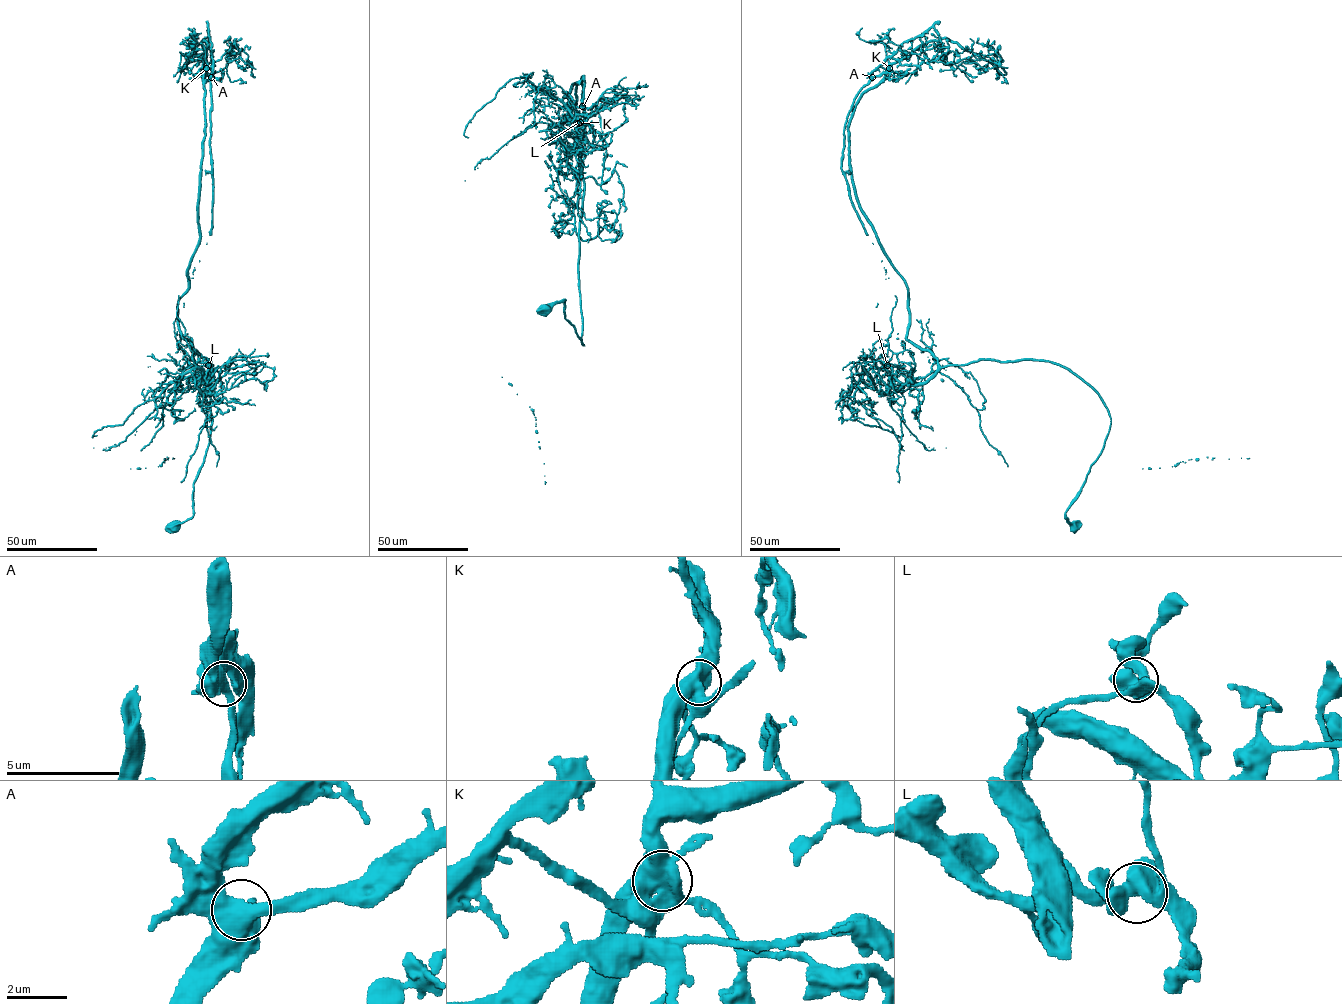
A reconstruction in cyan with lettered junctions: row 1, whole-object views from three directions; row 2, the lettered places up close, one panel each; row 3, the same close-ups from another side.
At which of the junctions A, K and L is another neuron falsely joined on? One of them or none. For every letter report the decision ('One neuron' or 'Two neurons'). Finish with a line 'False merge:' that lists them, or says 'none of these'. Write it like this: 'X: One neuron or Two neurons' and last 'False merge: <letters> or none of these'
A: One neuron
K: Two neurons
L: One neuron
False merge: K

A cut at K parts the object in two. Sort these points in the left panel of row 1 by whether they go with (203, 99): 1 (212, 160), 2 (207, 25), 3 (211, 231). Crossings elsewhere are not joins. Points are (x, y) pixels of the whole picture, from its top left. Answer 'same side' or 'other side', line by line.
1: other side
2: other side
3: other side

